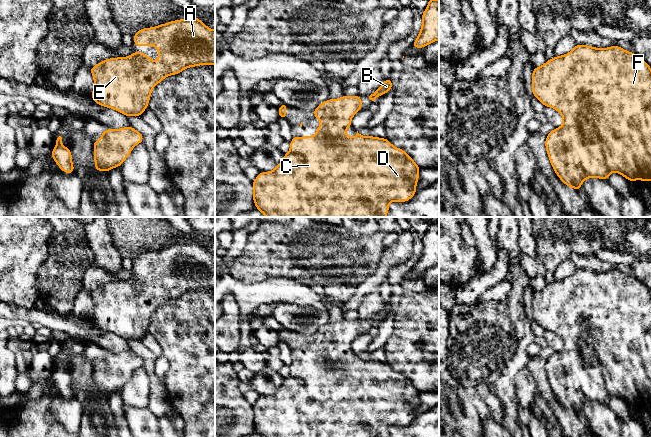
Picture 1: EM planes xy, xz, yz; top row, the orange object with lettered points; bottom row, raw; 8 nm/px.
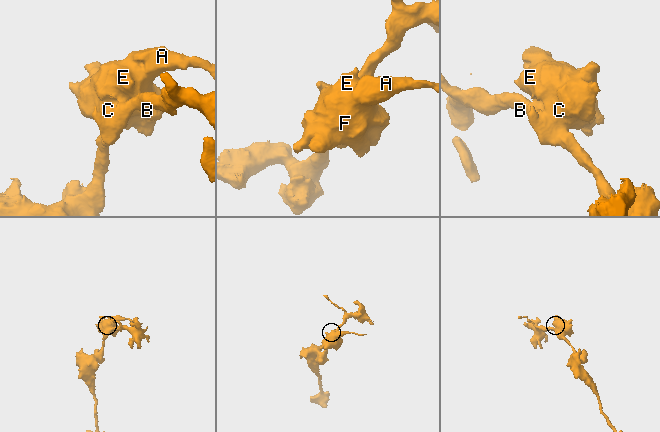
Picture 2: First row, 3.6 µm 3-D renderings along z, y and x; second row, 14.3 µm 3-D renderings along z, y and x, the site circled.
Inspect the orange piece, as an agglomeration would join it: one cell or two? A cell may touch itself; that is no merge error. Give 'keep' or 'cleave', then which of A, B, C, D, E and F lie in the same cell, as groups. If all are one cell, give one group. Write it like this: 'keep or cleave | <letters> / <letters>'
keep | A B C D E F

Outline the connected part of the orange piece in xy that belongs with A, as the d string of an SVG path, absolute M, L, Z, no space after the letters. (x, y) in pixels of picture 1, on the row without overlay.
M192 241L160 248L152 252L143 252L134 258L134 270L157 270L158 286L155 287L142 276L134 275L129 281L108 282L89 292L94 302L94 313L90 320L93 325L103 331L114 333L128 342L142 340L150 324L153 312L169 299L176 299L188 291L198 289L213 290L215 288L215 254L210 253L199 242Z

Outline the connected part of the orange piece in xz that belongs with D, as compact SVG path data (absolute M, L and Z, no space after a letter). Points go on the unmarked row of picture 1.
M358 318L354 320L343 319L339 323L328 323L314 333L314 341L319 343L321 346L321 350L314 354L317 357L317 360L293 360L289 367L290 375L284 378L282 385L277 389L277 391L272 395L260 396L258 398L256 403L252 405L253 425L255 431L262 437L388 437L389 427L391 425L409 425L417 416L416 408L419 404L420 391L403 373L396 372L386 362L378 362L371 359L365 361L359 358L358 355L354 361L348 362L346 360L346 354L348 351L352 351L351 343L358 335L361 334L362 323Z

